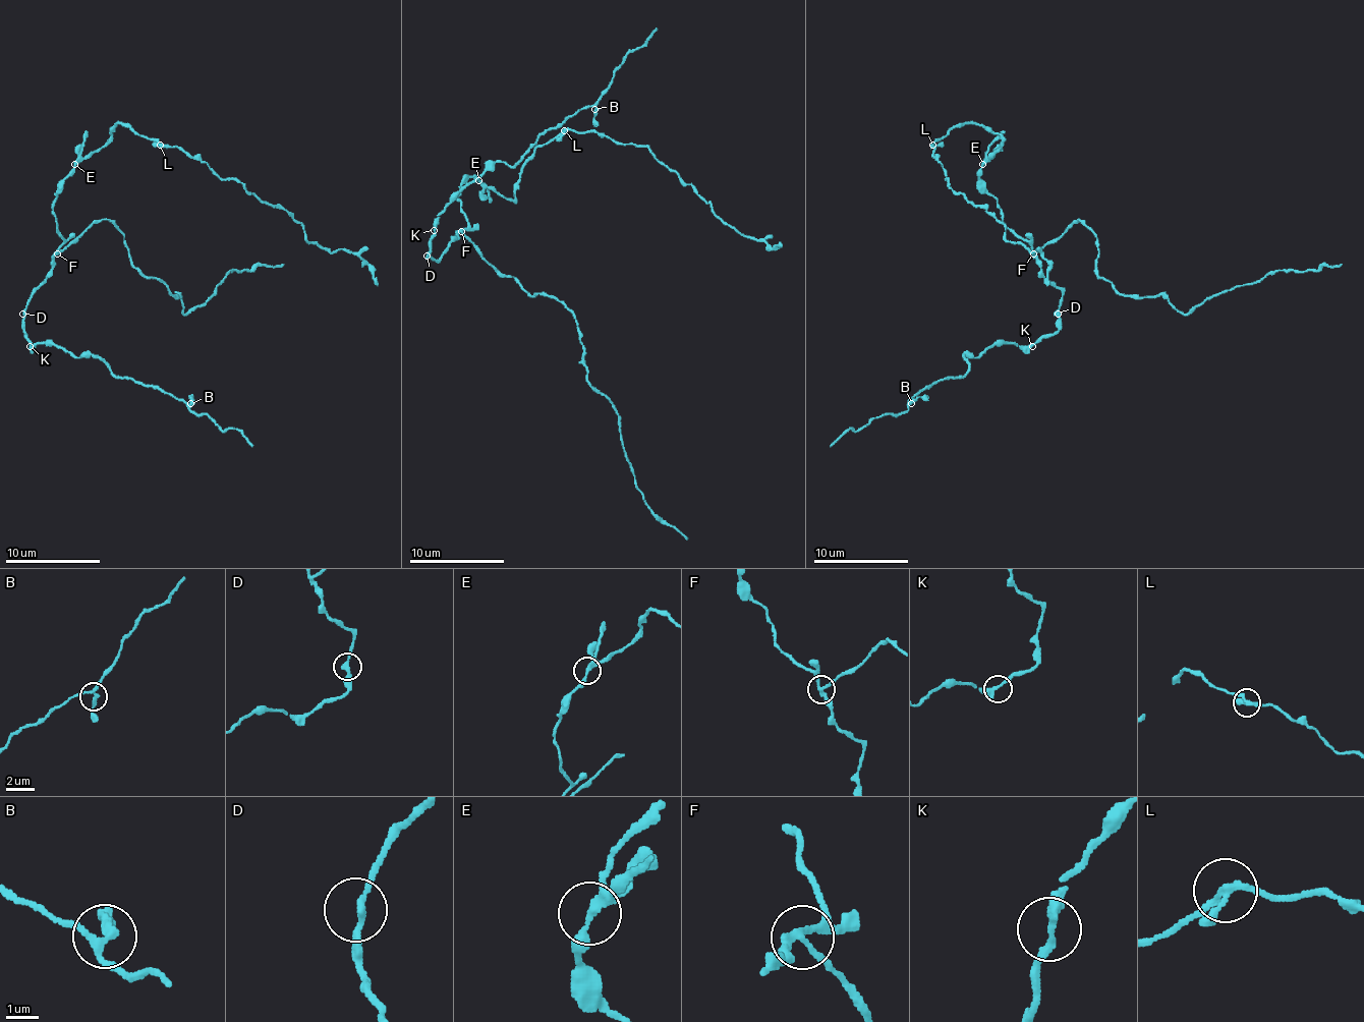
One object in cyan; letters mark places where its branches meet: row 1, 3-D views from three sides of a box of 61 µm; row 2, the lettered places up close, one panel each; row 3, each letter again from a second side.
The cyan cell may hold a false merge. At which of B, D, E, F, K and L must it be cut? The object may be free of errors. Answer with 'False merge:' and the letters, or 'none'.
False merge: F

